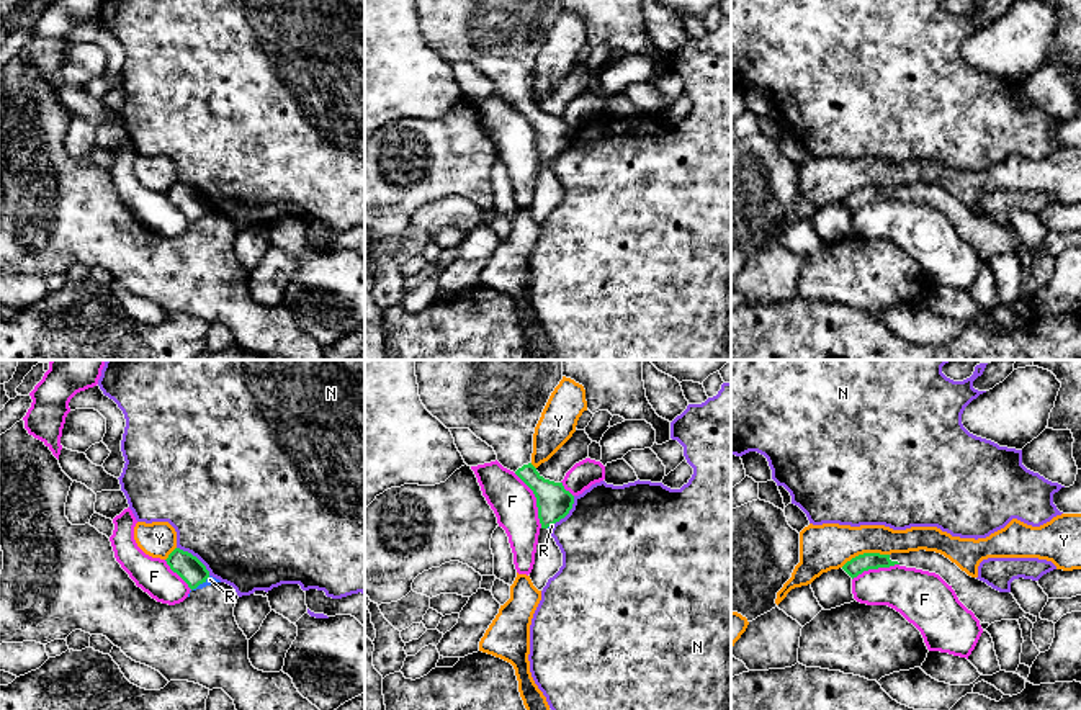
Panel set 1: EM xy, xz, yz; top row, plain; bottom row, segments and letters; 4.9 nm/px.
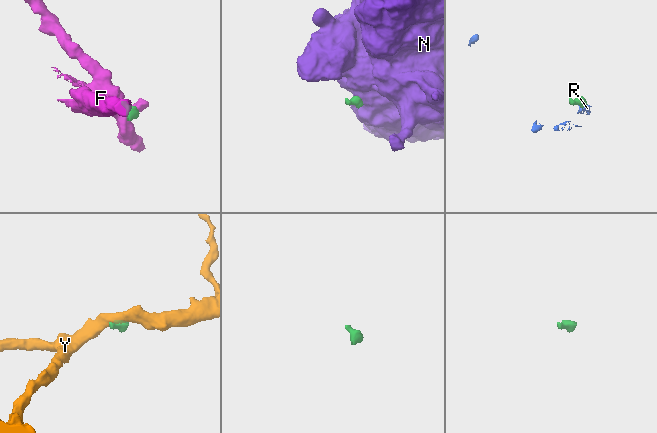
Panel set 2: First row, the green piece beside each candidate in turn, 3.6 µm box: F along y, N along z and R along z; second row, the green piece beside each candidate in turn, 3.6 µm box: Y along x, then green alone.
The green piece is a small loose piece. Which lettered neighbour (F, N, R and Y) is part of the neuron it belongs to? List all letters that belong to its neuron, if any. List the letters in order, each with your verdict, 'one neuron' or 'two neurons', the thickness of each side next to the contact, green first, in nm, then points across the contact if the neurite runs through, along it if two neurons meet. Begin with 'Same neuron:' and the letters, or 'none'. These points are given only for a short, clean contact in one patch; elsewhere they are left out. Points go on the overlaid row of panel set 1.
Same neuron: none
F: two neurons; calibres 170 and 220 nm; border xz (514, 473), (532, 491), (542, 527)
N: two neurons; calibres 120 and 500 nm; border xy (177, 547), (190, 552), (210, 575)
R: two neurons; calibres 120 and 40 nm; border xy (210, 576), (192, 589)
Y: two neurons; calibres 90 and 220 nm; border yz (888, 553), (859, 553), (841, 566)

